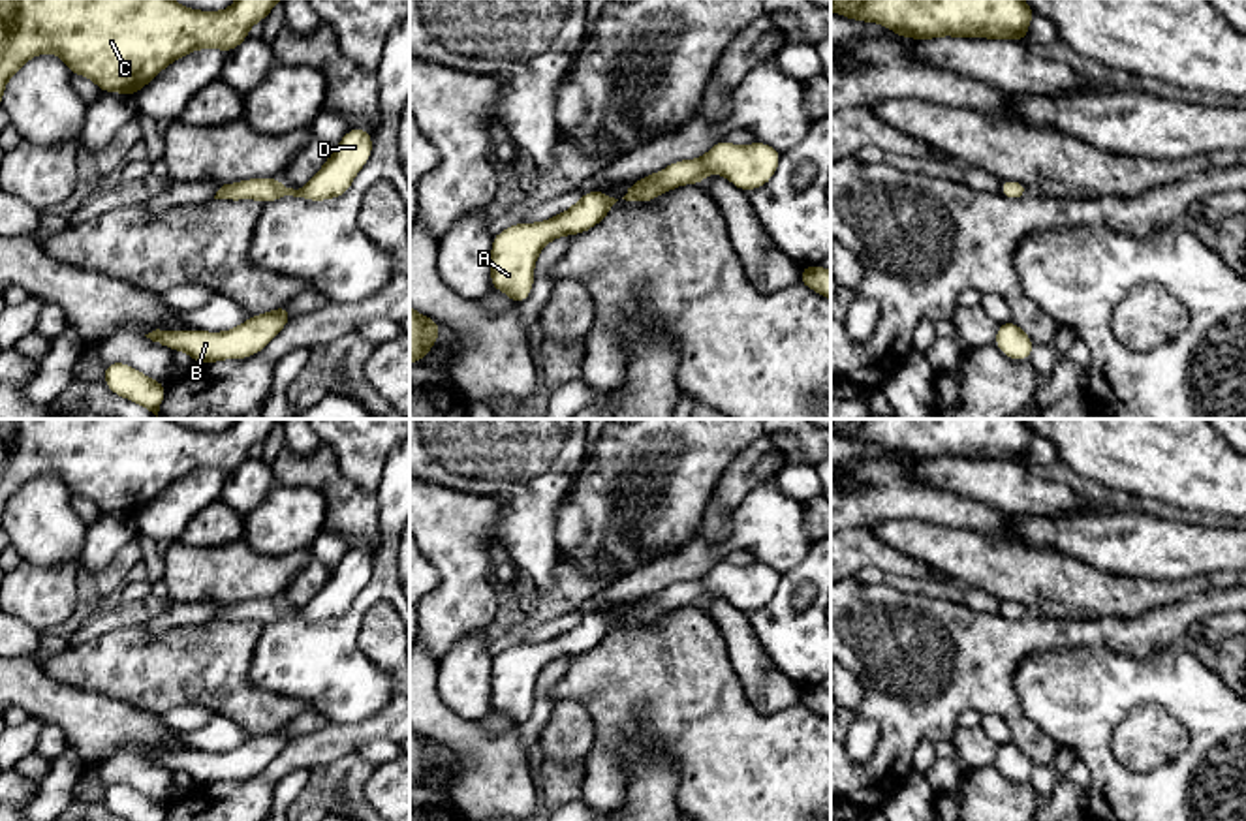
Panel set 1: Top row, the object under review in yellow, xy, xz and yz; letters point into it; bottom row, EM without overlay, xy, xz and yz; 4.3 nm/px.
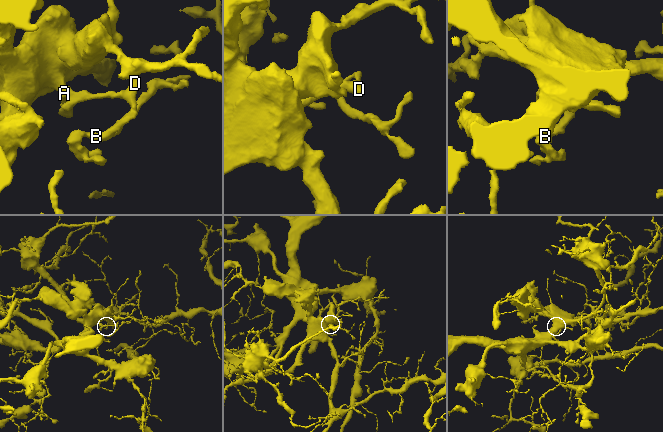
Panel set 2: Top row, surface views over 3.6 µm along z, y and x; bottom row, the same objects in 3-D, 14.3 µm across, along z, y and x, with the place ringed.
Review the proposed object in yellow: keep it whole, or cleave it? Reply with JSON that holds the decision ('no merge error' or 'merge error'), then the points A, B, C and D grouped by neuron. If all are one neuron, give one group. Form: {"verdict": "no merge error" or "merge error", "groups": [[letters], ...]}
{"verdict": "no merge error", "groups": [["A", "B", "C", "D"]]}

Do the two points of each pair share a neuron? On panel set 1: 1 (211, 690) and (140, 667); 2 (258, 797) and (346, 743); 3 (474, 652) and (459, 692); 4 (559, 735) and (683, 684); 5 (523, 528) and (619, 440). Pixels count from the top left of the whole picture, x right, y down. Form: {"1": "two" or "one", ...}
{"1": "one", "2": "one", "3": "one", "4": "two", "5": "two"}

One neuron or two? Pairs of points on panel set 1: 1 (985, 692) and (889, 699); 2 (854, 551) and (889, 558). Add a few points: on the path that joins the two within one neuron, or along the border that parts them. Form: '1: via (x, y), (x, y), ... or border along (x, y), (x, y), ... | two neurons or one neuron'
1: via (961, 692), (914, 694) | one neuron
2: via (863, 551), (880, 555) | one neuron

